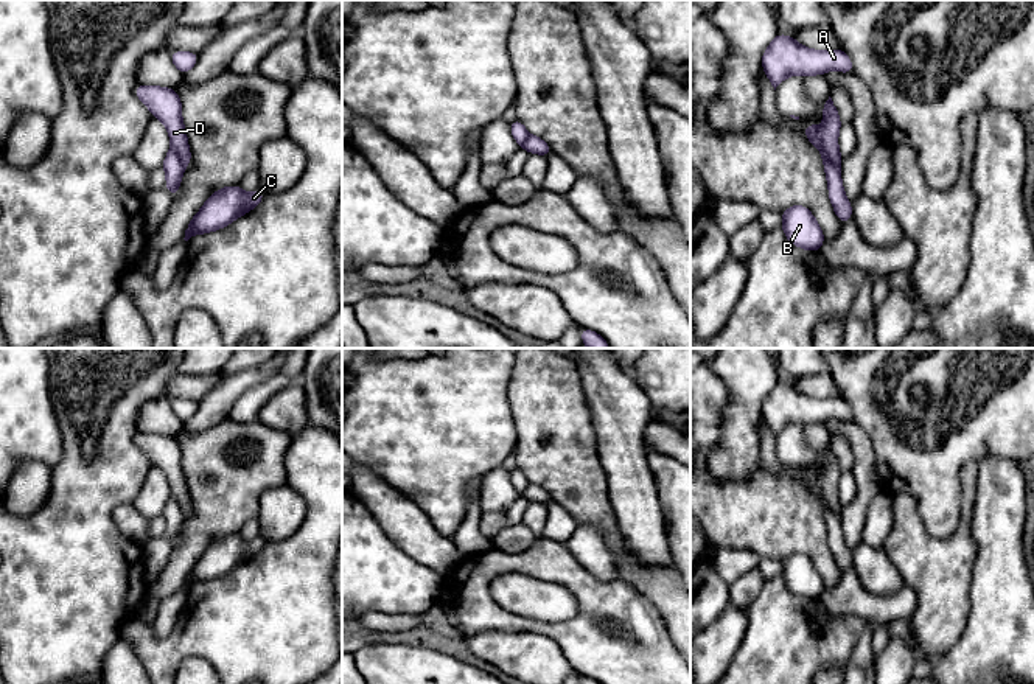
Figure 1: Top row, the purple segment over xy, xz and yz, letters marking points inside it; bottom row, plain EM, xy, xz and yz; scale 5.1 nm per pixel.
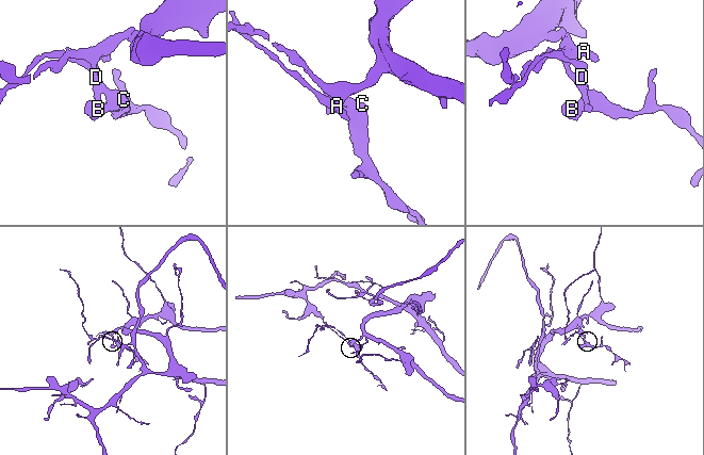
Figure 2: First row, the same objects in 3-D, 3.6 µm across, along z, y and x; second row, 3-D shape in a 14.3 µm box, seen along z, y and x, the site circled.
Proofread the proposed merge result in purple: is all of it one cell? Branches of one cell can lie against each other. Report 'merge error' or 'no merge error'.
merge error

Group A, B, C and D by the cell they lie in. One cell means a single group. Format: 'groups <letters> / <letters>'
groups A / B C D

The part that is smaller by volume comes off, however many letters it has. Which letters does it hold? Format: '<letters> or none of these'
B, C, D

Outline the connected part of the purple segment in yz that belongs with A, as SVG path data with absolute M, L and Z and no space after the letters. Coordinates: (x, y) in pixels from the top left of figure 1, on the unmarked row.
M776 382L762 404L762 418L771 434L776 435L788 424L802 426L824 423L829 418L854 421L851 406L841 398L819 400L807 396L795 389L793 384Z

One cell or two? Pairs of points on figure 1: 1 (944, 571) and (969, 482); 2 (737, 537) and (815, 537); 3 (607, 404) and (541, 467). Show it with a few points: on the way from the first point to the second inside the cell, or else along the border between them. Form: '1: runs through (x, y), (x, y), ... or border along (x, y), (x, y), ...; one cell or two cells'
1: runs through (958, 549), (967, 504); one cell
2: runs through (756, 537), (796, 537); one cell
3: border along (580, 383), (591, 414), (596, 450), (599, 453); two cells

